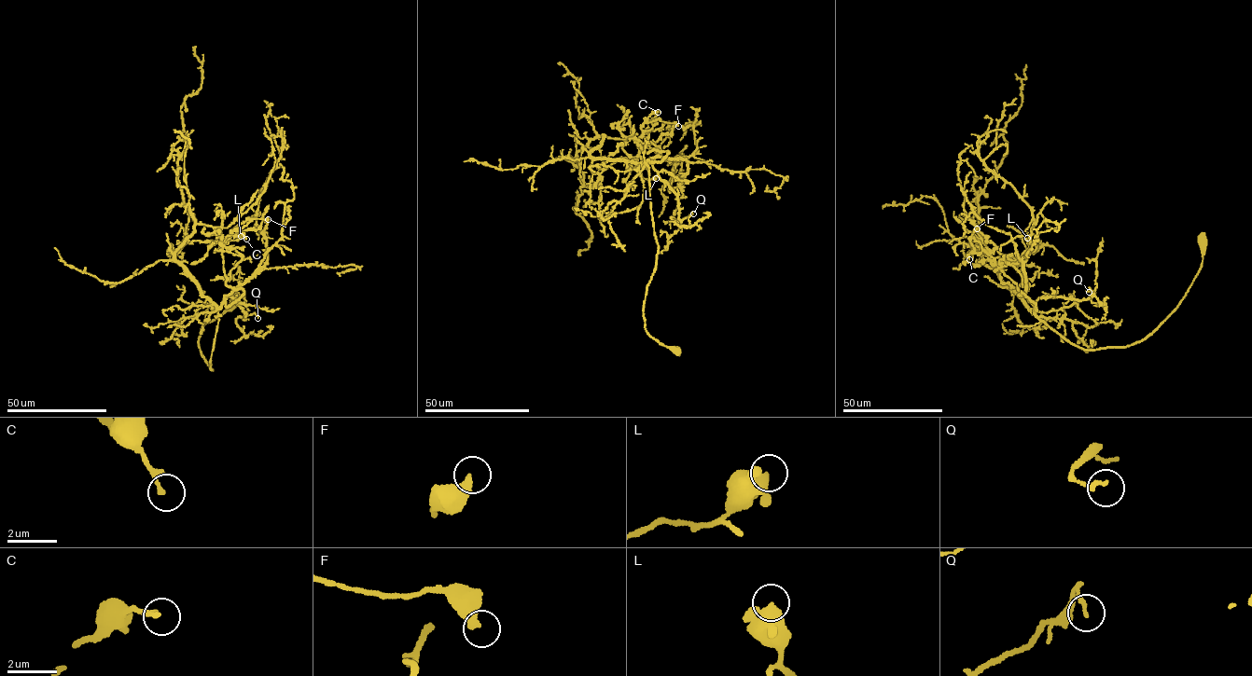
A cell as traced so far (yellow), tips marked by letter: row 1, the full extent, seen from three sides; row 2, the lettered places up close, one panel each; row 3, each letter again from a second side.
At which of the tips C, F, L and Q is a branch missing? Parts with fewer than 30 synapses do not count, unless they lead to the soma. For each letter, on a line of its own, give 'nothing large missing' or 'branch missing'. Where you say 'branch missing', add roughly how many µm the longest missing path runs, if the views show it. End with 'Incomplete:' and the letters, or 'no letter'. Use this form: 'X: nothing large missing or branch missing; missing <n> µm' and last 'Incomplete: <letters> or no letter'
C: nothing large missing
F: nothing large missing
L: nothing large missing
Q: nothing large missing
Incomplete: no letter

